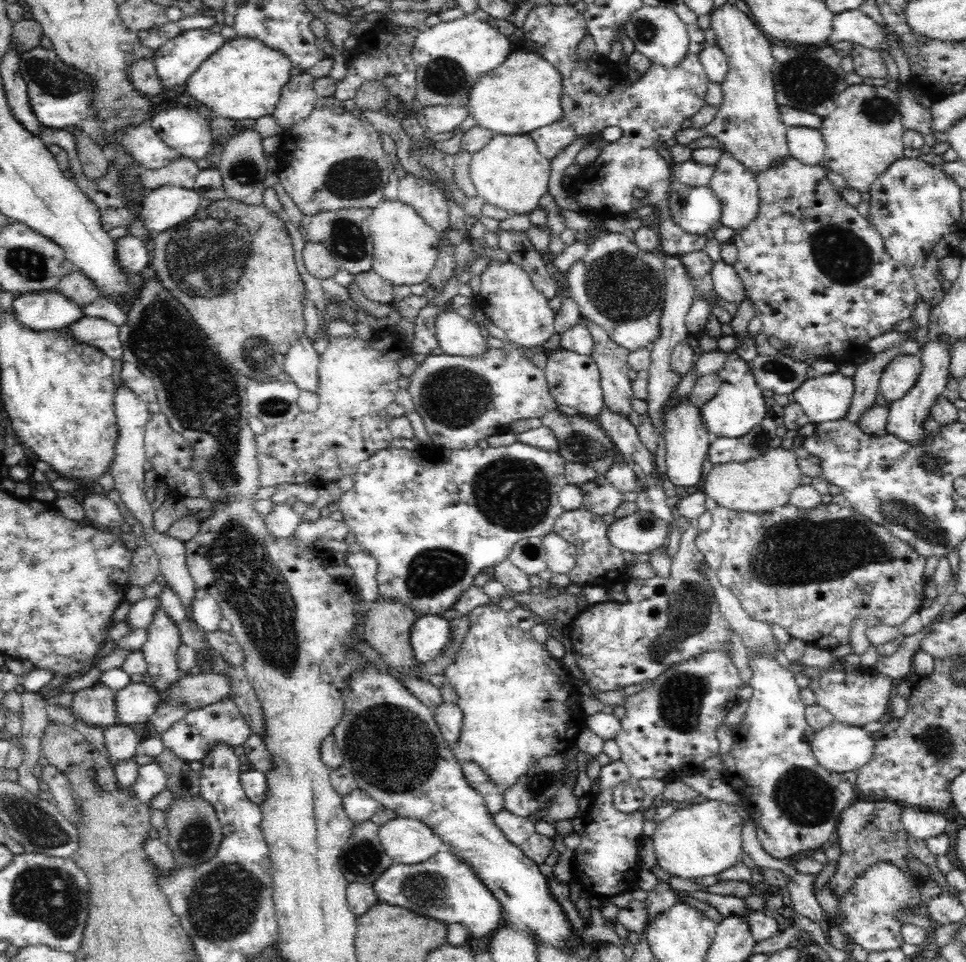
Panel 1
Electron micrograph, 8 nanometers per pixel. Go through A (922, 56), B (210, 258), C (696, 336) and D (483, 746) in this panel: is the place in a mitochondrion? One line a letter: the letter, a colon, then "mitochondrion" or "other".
A: other
B: mitochondrion
C: other
D: other

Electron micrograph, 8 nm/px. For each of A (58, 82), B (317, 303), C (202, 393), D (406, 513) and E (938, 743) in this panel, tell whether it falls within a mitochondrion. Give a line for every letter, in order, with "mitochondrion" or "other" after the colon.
A: mitochondrion
B: other
C: mitochondrion
D: other
E: mitochondrion

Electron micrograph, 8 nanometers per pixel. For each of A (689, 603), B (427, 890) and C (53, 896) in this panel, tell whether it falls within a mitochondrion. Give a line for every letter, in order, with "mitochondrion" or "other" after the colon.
A: mitochondrion
B: mitochondrion
C: mitochondrion

